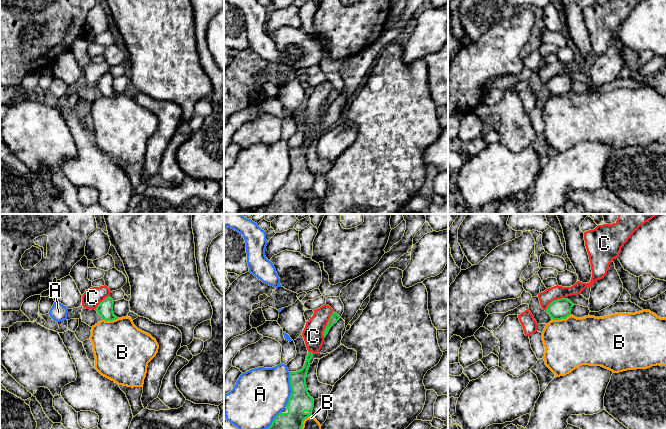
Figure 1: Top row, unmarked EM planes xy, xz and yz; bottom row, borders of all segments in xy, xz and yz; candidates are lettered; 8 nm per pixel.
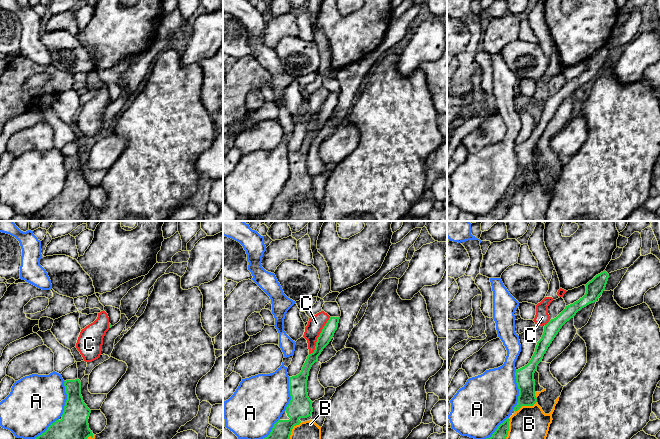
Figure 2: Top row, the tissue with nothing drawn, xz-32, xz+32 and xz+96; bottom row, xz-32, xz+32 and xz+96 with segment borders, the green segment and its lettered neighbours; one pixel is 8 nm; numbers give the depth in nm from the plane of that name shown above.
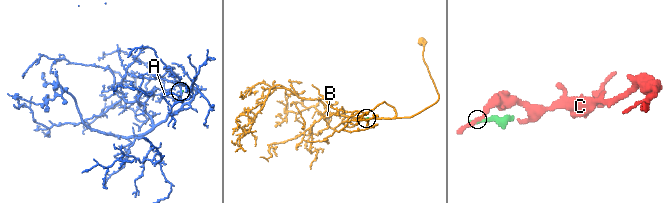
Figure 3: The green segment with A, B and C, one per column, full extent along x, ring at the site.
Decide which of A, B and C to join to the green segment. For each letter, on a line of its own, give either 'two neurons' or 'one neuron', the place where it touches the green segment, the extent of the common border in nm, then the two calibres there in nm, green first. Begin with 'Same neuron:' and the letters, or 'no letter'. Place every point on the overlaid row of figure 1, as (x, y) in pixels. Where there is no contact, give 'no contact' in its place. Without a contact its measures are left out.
Same neuron: no letter
A: two neurons; meets green in xz at (291, 389); contact 280 nm long; 180 nm thick on the green side, 420 nm on the other
B: two neurons; meets green in yz at (561, 318); contact 150 nm long; 160 nm thick on the green side, 400 nm on the other
C: two neurons; meets green in xz at (327, 325); contact 220 nm long; 70 nm thick on the green side, 160 nm on the other

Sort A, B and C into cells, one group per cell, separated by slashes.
A / B / C

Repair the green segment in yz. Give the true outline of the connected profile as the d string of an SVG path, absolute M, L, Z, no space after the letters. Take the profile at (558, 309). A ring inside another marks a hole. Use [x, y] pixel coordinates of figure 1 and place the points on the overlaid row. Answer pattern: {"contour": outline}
{"contour": "M561 298L552 301L546 311L550 315L551 319L553 320L561 320L566 319L568 316L571 315L571 309L574 306L574 304L566 299Z"}

